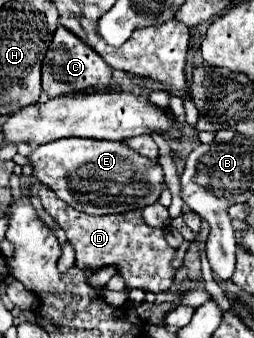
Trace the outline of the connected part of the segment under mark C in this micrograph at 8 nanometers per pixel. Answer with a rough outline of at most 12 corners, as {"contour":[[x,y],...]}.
{"contour":[[59,27],[43,59],[49,97],[101,89],[111,67]]}

